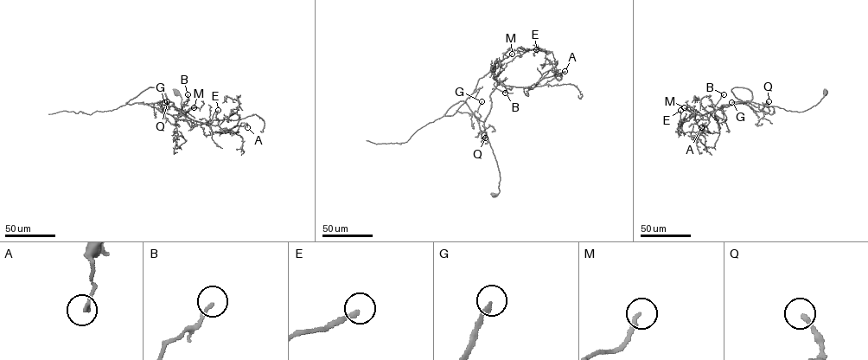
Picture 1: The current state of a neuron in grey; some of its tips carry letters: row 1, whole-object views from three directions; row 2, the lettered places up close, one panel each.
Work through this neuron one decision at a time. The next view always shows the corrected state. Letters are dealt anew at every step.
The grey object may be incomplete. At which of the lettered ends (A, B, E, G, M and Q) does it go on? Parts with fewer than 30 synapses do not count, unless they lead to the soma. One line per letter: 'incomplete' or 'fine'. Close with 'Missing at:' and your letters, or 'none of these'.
A: fine
B: fine
E: incomplete
G: incomplete
M: fine
Q: fine
Missing at: E, G

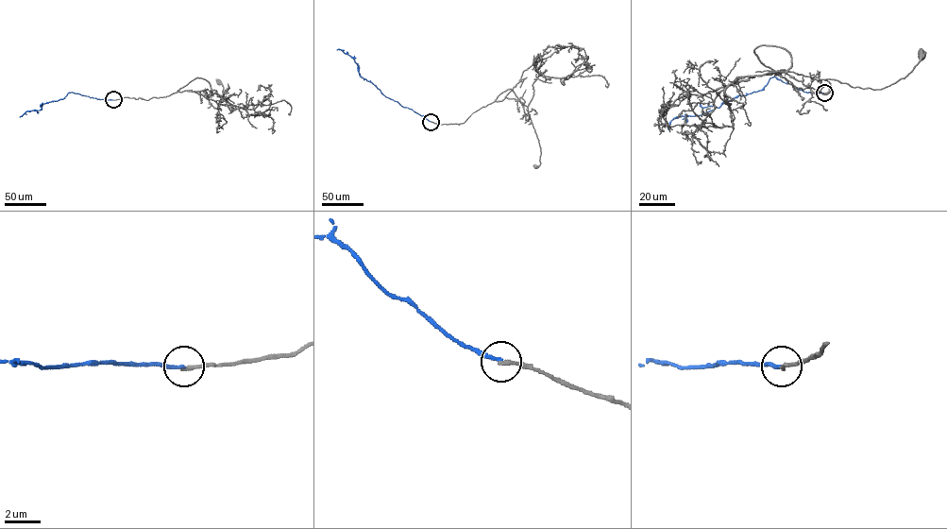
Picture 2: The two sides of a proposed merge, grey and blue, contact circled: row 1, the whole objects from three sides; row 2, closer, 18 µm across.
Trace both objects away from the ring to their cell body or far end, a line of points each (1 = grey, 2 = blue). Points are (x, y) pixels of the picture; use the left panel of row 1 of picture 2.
1: (113, 100), (165, 96), (196, 77), (206, 80), (211, 92), (223, 98), (223, 86), (218, 82)
2: (113, 99), (69, 93), (62, 99), (42, 104), (41, 109), (26, 111), (19, 116)

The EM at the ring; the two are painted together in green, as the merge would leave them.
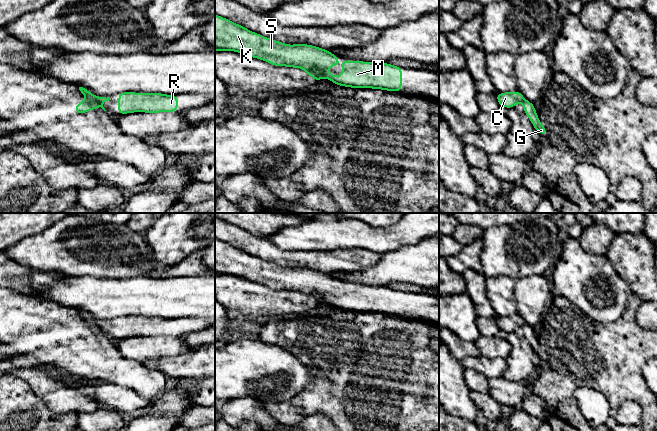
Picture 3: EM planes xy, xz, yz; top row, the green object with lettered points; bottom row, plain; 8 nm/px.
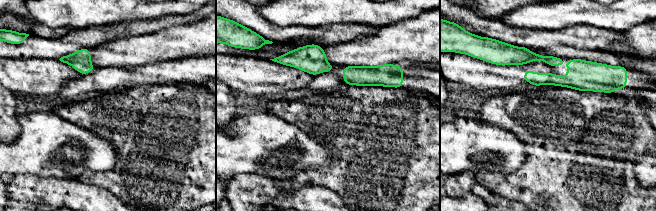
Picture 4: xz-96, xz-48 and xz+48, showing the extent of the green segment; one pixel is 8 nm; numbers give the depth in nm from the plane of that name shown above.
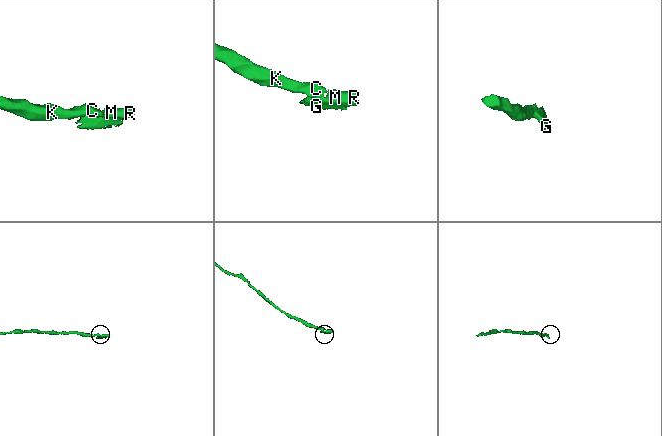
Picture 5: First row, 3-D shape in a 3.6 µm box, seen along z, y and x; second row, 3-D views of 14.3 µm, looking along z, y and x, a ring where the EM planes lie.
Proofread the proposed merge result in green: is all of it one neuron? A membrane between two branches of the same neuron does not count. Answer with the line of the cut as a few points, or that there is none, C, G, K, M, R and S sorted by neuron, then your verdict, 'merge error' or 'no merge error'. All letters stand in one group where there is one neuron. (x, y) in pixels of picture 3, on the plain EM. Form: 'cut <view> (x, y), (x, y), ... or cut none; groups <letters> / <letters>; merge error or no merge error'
cut none; groups C G K M R S; no merge error

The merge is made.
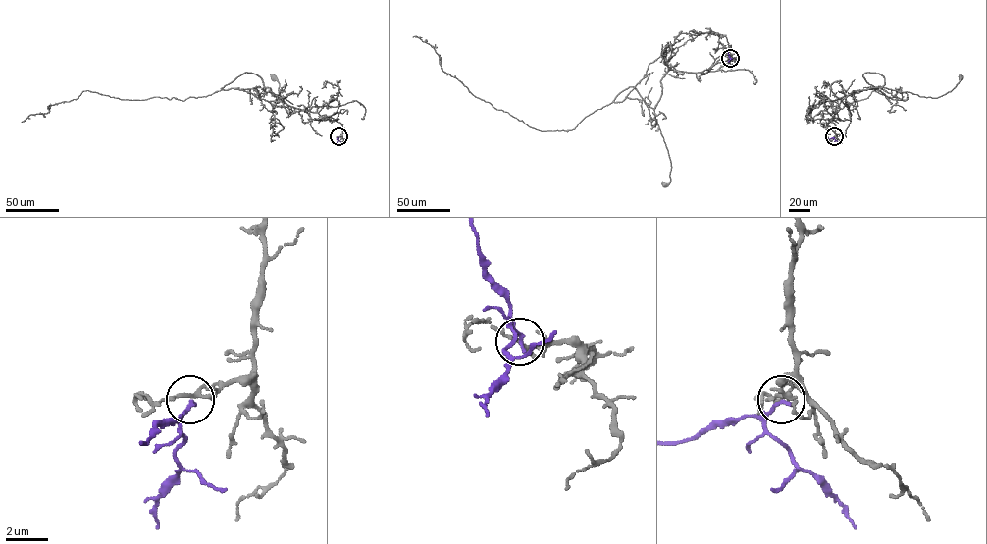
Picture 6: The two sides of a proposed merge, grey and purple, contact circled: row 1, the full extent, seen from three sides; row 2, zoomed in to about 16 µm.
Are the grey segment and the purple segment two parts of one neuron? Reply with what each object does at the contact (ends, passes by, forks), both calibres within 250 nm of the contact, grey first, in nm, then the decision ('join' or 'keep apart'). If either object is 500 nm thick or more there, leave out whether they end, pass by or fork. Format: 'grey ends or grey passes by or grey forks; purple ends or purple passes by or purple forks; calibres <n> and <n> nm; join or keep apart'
grey passes by; purple ends; calibres 180 and 190 nm; keep apart

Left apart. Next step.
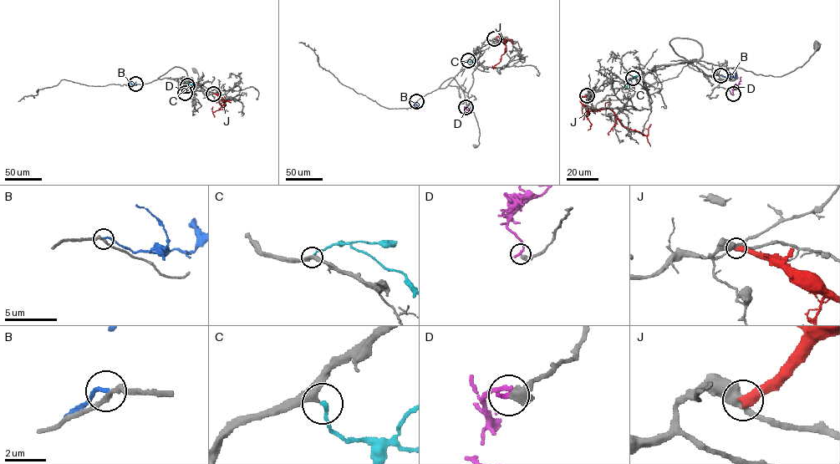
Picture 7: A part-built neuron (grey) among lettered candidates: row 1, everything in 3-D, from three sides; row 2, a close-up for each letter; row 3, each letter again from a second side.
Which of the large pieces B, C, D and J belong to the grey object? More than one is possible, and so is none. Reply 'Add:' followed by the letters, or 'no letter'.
Add: C

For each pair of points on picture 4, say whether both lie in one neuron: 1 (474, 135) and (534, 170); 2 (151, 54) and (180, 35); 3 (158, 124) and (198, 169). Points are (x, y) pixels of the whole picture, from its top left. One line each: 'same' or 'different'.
1: different
2: same
3: same

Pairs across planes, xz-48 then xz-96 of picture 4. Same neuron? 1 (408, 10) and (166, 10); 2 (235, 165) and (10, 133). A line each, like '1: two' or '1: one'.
1: one
2: two

